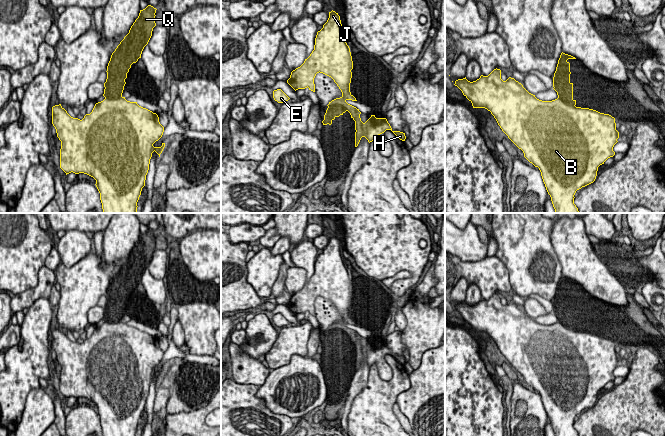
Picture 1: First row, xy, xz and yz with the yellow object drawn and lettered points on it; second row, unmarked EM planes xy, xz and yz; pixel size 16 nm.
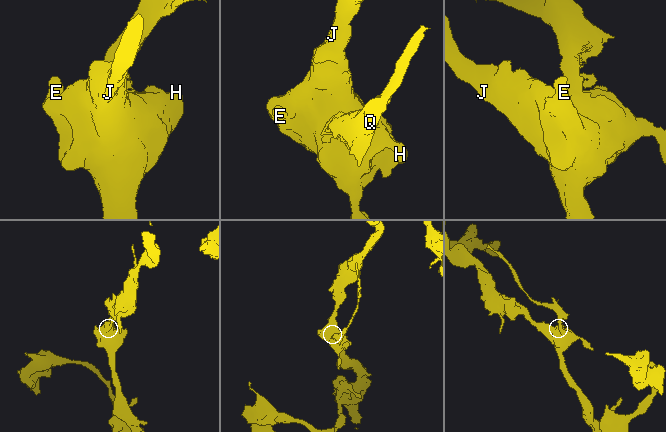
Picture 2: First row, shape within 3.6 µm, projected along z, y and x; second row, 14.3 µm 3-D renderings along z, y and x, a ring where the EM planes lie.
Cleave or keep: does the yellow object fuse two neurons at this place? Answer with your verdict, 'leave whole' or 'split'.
split

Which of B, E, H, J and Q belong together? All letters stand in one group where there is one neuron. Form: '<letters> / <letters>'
B E H J / Q

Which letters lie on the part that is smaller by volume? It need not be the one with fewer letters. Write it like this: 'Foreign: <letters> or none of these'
Foreign: Q

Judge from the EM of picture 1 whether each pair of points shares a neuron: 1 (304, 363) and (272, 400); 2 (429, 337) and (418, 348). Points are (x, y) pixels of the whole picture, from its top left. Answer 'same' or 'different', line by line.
1: same
2: same

